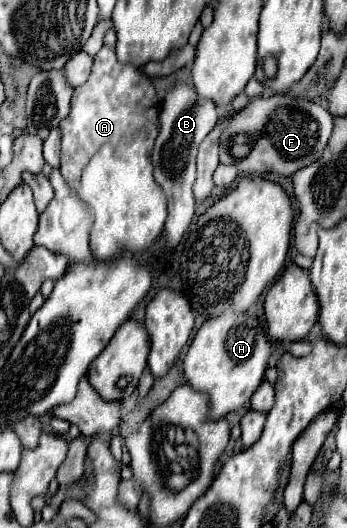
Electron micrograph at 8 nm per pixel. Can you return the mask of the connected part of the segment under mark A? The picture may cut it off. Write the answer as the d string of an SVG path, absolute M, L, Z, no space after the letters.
M103 45L101 51L93 57L93 69L89 79L83 85L75 87L71 99L71 113L59 123L61 131L59 171L67 181L67 185L71 187L71 191L93 211L89 247L93 257L99 261L117 257L123 249L129 249L133 253L145 251L163 231L163 223L167 217L165 197L153 179L153 165L151 165L151 149L159 133L157 109L159 99L155 87L151 79L143 73L143 69L135 69L133 65L121 63L115 57L115 49Z

